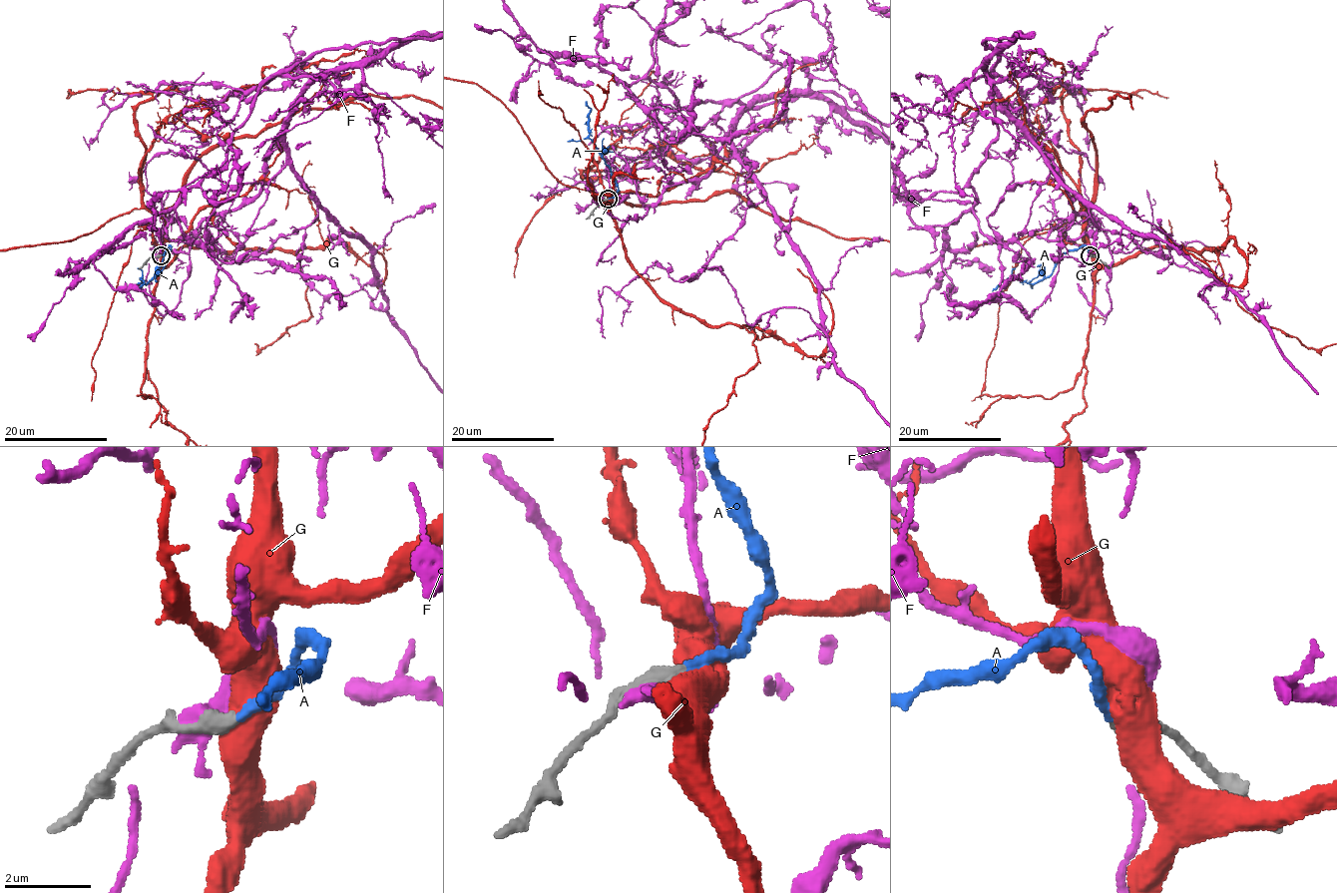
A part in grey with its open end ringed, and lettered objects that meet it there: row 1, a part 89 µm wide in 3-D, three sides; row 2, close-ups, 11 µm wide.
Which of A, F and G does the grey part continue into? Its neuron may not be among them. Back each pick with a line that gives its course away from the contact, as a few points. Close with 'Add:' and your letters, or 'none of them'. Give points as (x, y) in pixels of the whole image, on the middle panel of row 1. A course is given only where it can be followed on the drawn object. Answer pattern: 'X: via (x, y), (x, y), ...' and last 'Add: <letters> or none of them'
A: via (608, 199), (617, 194), (618, 187), (589, 137), (590, 107), (586, 101)
Add: A

